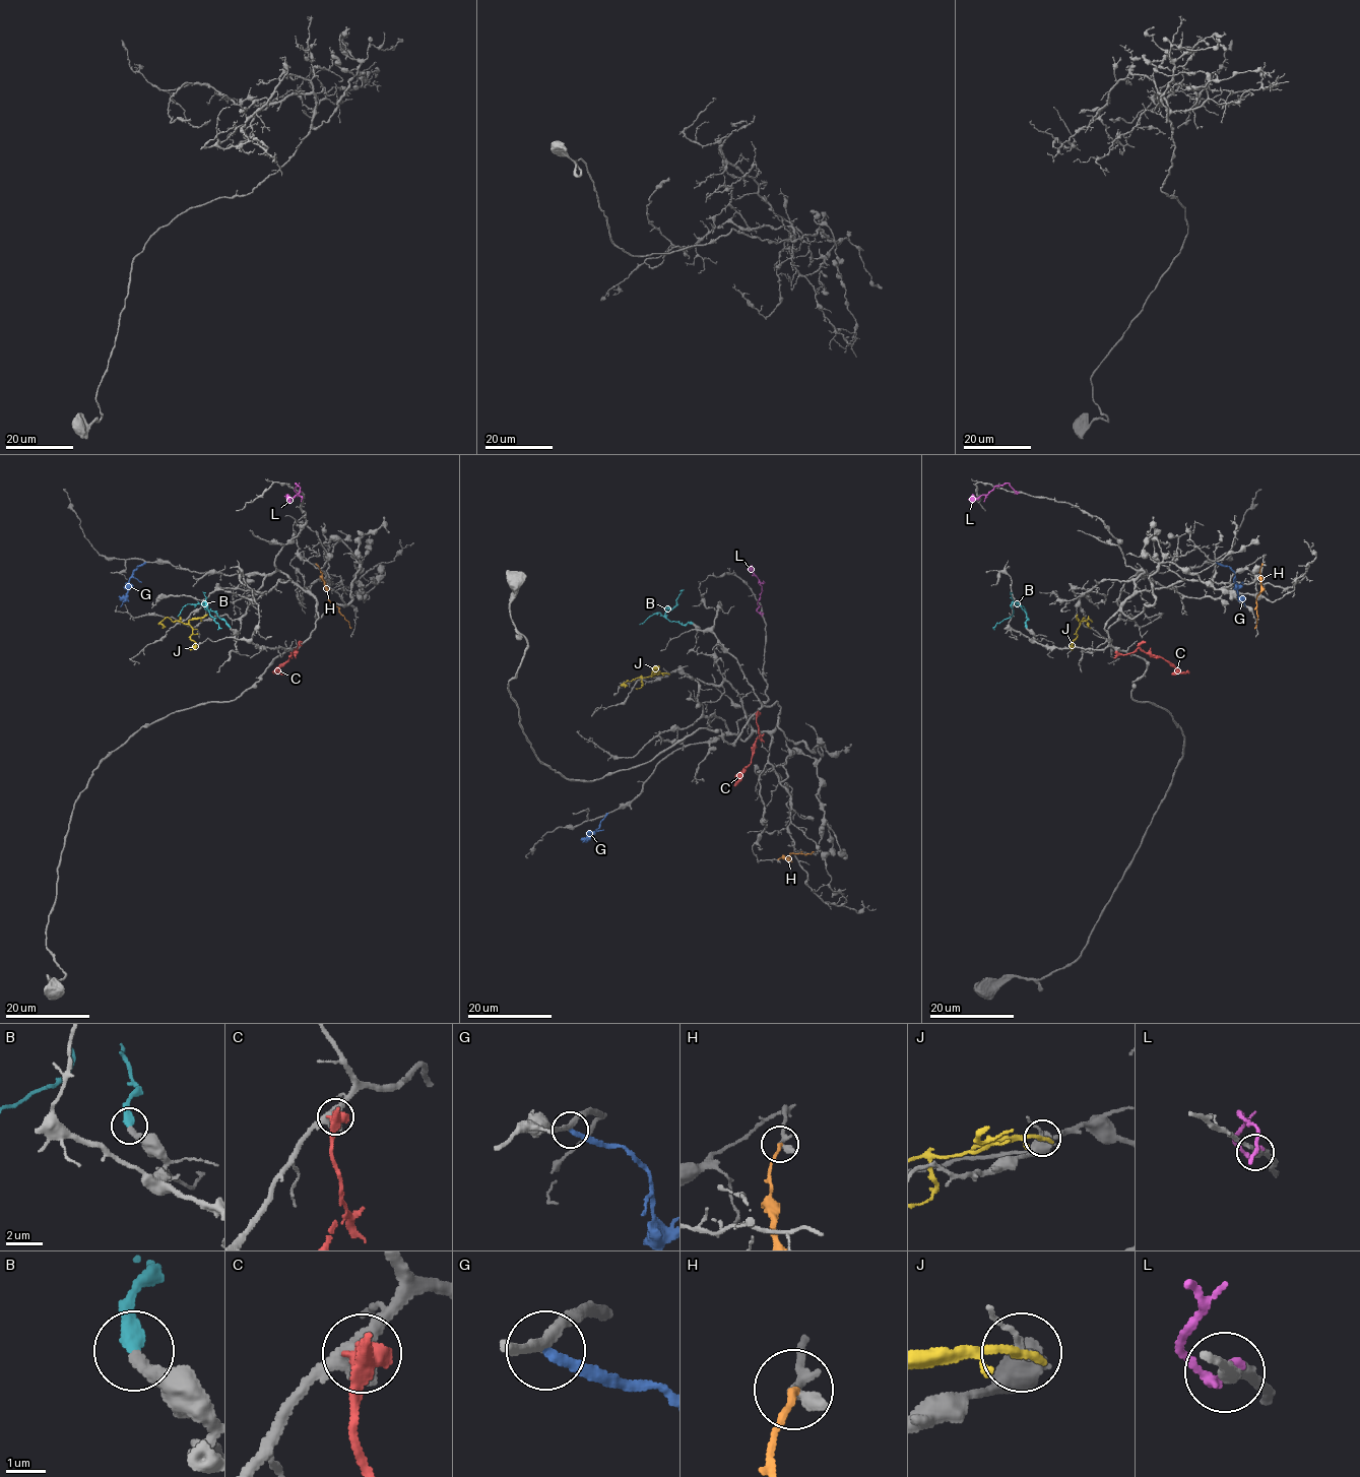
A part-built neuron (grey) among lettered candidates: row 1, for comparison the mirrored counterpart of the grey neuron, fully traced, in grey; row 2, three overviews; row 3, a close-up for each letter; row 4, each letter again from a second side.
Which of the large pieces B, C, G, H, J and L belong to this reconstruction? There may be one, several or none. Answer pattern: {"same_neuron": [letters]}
{"same_neuron": ["B"]}

